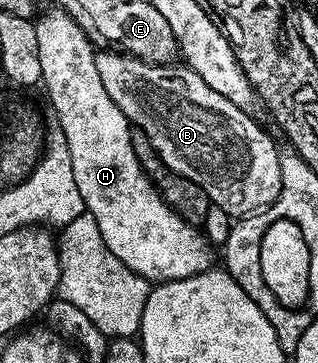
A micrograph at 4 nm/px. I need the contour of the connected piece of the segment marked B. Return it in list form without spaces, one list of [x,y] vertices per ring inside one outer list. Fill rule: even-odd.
[[[111,52],[115,54],[96,53],[95,63],[97,70],[101,72],[102,83],[105,84],[105,90],[109,92],[109,96],[119,108],[121,112],[125,112],[125,116],[131,121],[135,130],[145,132],[145,136],[153,144],[153,148],[159,154],[159,159],[163,161],[163,165],[167,169],[185,176],[189,180],[193,180],[203,189],[209,196],[212,207],[224,210],[227,214],[235,214],[234,216],[246,216],[256,213],[266,207],[272,206],[277,200],[277,196],[283,187],[283,177],[281,176],[281,164],[279,163],[280,147],[275,146],[275,142],[255,123],[256,119],[252,115],[247,114],[241,108],[237,108],[237,104],[233,104],[225,96],[221,96],[221,92],[213,92],[213,88],[209,88],[209,84],[205,84],[205,80],[201,80],[201,76],[197,76],[197,72],[186,64],[160,64],[157,62],[143,62],[140,58],[133,58],[129,54],[122,52]]]

